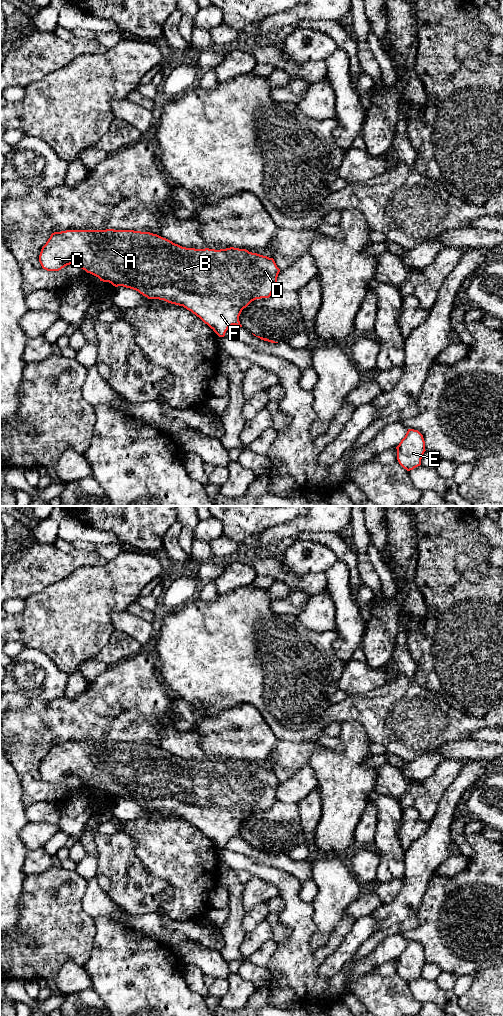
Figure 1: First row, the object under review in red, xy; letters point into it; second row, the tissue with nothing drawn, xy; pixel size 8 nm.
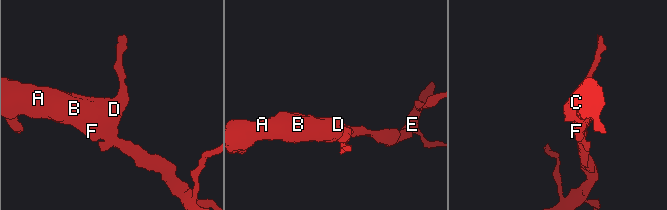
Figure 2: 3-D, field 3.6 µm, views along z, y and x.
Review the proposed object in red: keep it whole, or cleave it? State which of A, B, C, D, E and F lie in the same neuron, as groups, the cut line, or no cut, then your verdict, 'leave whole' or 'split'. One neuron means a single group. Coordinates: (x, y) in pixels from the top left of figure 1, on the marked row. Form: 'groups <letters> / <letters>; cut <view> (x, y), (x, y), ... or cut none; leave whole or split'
groups A B C D E F; cut none; leave whole

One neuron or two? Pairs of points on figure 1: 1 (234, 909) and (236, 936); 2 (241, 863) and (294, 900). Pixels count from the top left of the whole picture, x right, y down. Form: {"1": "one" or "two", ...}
{"1": "one", "2": "one"}

